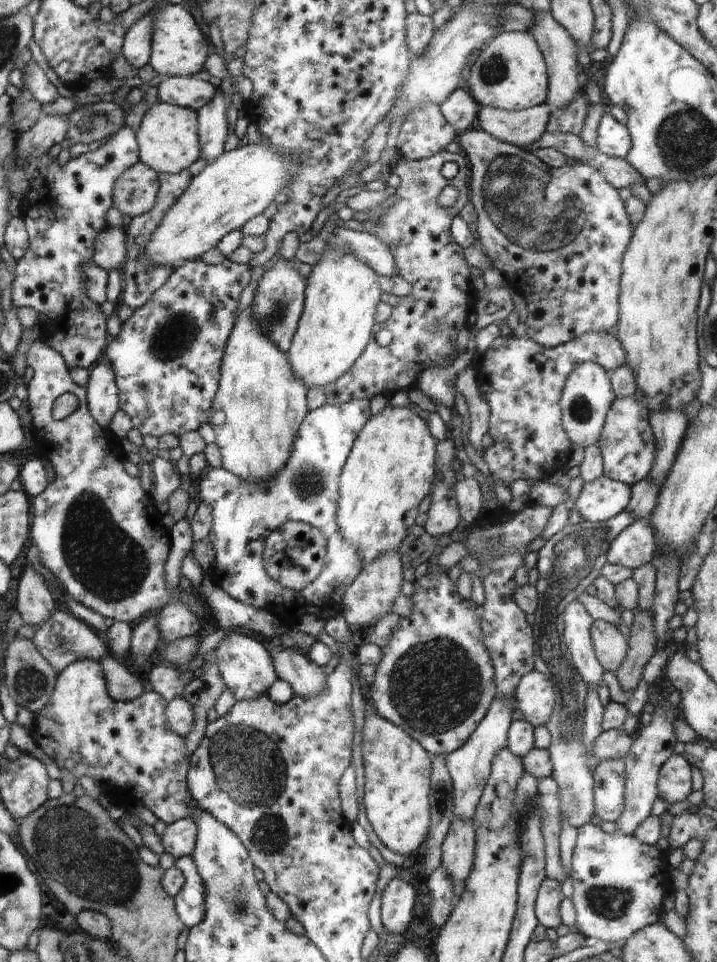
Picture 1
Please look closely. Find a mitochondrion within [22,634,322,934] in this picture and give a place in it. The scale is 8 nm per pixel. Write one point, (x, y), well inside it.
(91, 862)

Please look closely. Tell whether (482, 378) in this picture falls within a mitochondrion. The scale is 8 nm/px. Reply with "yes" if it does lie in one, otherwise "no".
no

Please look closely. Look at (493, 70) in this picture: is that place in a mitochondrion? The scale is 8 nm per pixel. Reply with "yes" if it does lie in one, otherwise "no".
yes

